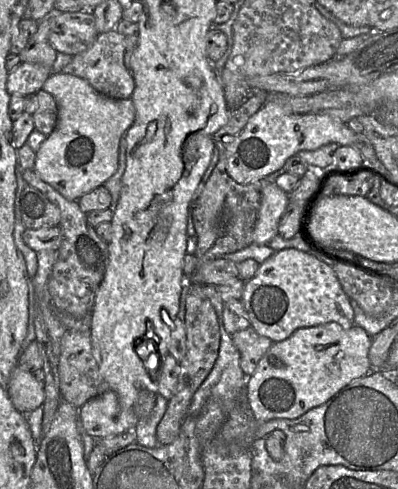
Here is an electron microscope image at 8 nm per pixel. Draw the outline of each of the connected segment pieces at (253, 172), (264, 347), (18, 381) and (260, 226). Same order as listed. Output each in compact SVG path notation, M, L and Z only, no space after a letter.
M266 101L248 120L243 130L226 144L227 173L234 181L242 185L260 182L282 168L287 159L299 151L316 150L329 143L340 146L351 145L351 129L328 114L292 113L285 111L275 101Z
M252 326L231 335L232 341L240 354L240 368L251 376L258 363L273 345L273 341L258 334Z
M18 364L10 376L8 393L14 407L24 415L42 406L45 399L43 384Z
M263 182L260 209L253 231L254 244L267 245L278 235L278 225L288 203L288 193L275 182Z

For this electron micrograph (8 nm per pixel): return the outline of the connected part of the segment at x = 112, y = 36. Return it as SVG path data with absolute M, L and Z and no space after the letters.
M111 30L102 34L98 34L94 43L84 52L72 56L72 60L67 64L61 73L72 74L85 79L89 84L99 93L113 99L128 99L132 97L135 89L135 81L129 69L126 68L124 63L124 54L126 49L125 36Z

